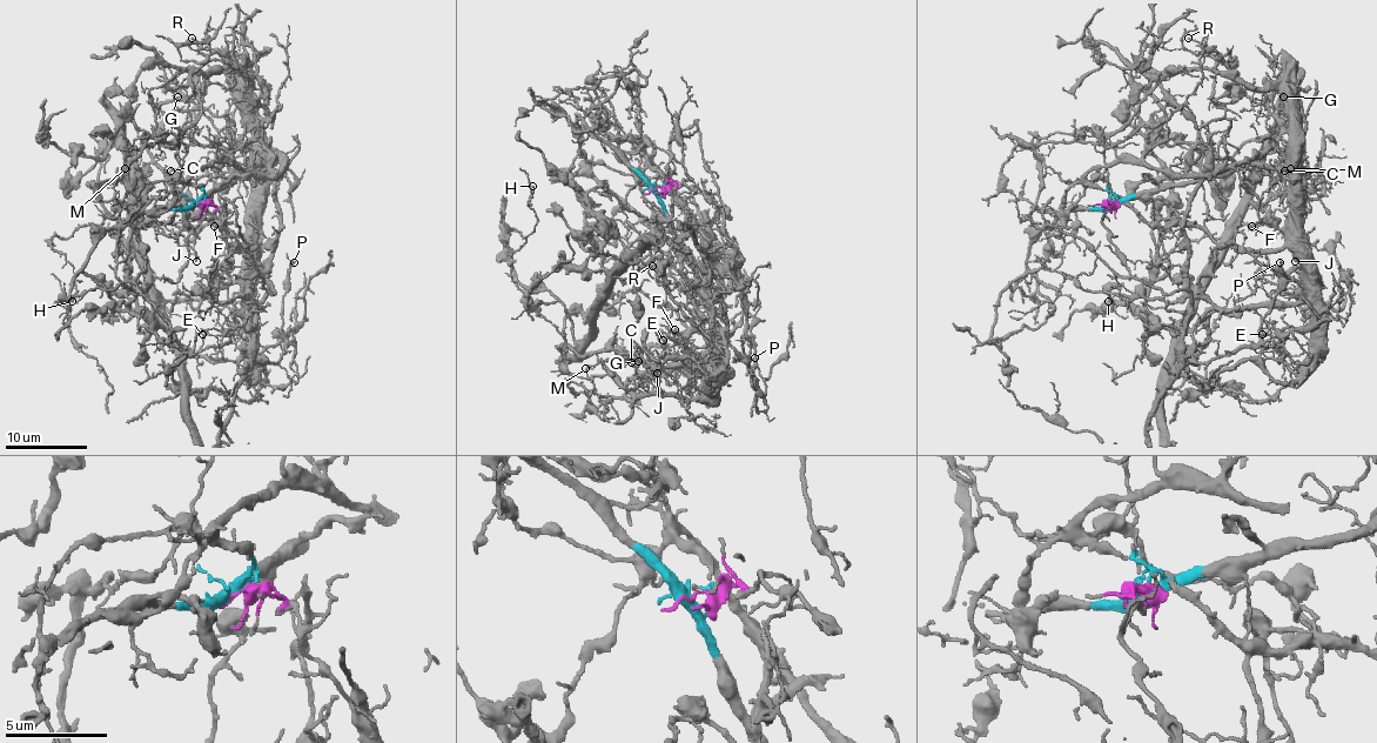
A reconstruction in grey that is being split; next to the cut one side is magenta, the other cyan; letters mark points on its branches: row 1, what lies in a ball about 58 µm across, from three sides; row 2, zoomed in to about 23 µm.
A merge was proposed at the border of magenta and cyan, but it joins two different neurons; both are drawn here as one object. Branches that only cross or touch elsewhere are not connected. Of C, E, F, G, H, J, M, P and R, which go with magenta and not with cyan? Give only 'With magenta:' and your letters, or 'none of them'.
With magenta: P

